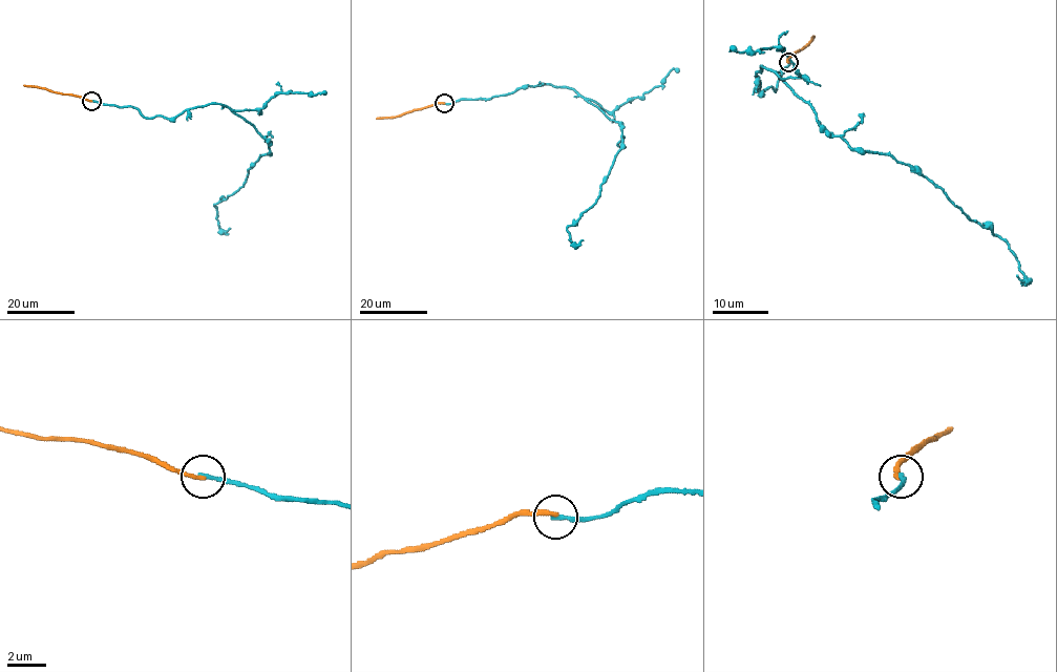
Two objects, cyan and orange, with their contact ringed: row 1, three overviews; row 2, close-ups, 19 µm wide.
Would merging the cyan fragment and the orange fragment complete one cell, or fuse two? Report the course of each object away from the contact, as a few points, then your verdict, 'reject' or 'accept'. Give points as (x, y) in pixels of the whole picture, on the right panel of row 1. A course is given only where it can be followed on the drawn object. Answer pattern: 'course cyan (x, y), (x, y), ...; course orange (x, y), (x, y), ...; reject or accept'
course cyan (788, 61), (775, 91), (759, 89), (762, 67), (850, 147), (912, 166), (1008, 245), (1023, 280), (1017, 275); course orange (788, 61), (814, 36); reject

